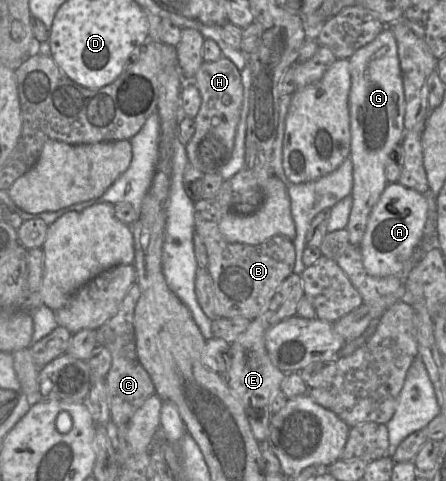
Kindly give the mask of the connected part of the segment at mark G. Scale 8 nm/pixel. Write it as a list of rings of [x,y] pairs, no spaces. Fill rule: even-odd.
[[[385,28],[369,44],[358,49],[349,59],[351,87],[348,96],[350,116],[350,158],[353,164],[352,207],[346,226],[349,242],[359,246],[369,214],[388,184],[385,162],[392,149],[404,136],[405,99],[397,43]]]

